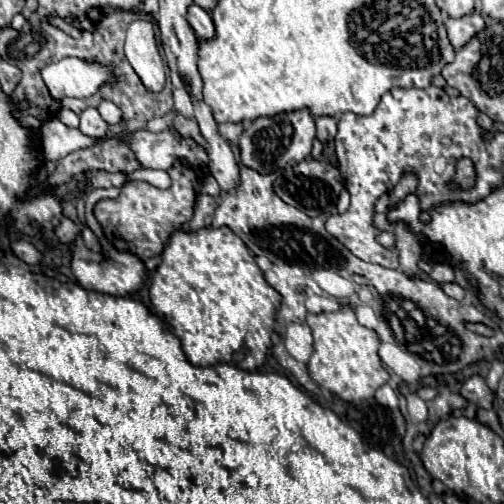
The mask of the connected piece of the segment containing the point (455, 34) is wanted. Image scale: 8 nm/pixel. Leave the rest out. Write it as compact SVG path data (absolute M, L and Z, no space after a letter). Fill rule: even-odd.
M476 12L462 16L462 18L448 18L446 20L448 38L456 50L462 48L464 44L468 44L470 38L474 38L478 32L482 32L482 28L486 28L484 18Z

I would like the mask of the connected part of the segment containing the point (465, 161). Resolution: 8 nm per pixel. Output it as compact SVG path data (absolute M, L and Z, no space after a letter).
M460 158L456 164L456 174L452 178L454 186L460 190L468 190L474 186L474 162L470 158Z

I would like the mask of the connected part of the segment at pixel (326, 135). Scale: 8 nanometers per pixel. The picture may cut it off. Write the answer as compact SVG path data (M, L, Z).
M320 116L316 118L316 130L318 130L318 140L322 144L326 144L328 140L332 140L336 136L336 120L330 116Z

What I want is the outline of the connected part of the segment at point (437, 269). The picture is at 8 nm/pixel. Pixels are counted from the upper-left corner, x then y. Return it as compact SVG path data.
M435 264L429 278L436 283L454 282L454 270L447 264Z

